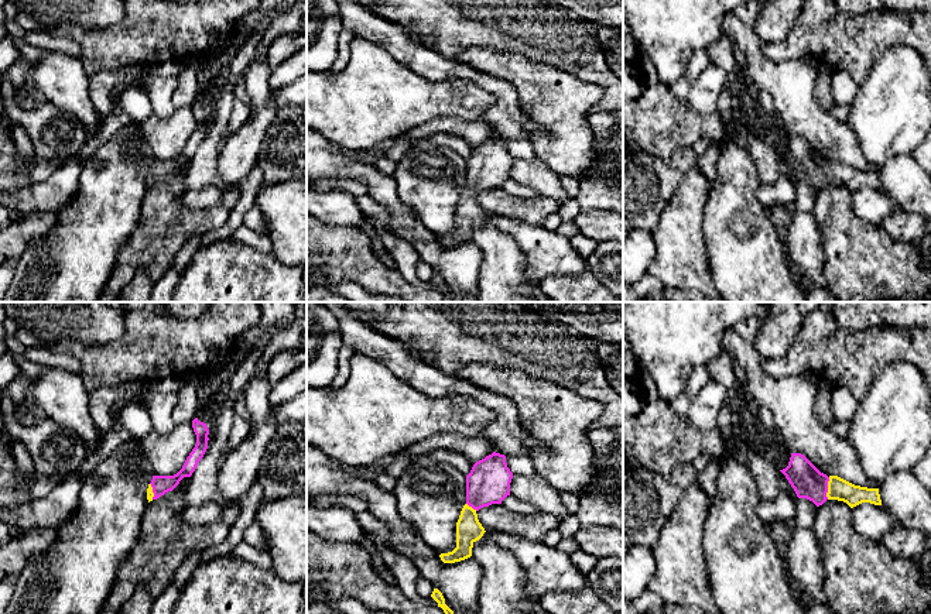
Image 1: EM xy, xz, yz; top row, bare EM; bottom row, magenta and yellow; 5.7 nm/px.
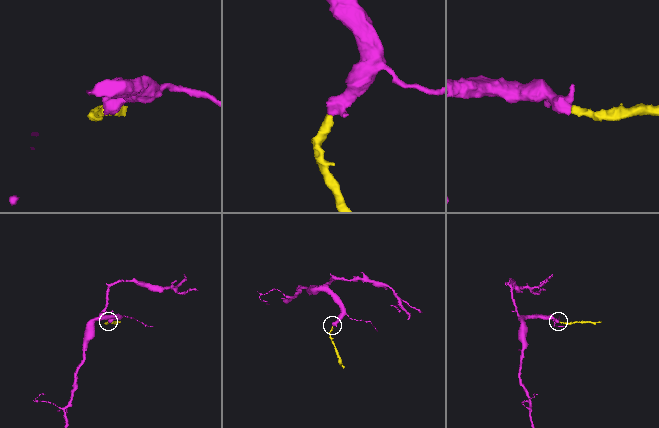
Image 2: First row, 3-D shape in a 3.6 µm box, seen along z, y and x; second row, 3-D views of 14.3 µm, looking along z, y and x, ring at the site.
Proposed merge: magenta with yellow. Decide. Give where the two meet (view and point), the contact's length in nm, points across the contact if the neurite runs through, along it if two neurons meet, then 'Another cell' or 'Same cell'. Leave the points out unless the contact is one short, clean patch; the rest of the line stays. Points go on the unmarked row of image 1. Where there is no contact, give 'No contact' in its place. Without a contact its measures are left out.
Touches magenta at yz (827, 172). Shared border 130 nm. Path across: yz (805, 163), (817, 171), (827, 172), (838, 172). Same cell

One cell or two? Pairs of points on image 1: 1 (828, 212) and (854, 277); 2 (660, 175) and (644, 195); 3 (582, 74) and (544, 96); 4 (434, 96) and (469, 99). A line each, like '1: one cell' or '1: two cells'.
1: one cell
2: one cell
3: two cells
4: one cell

